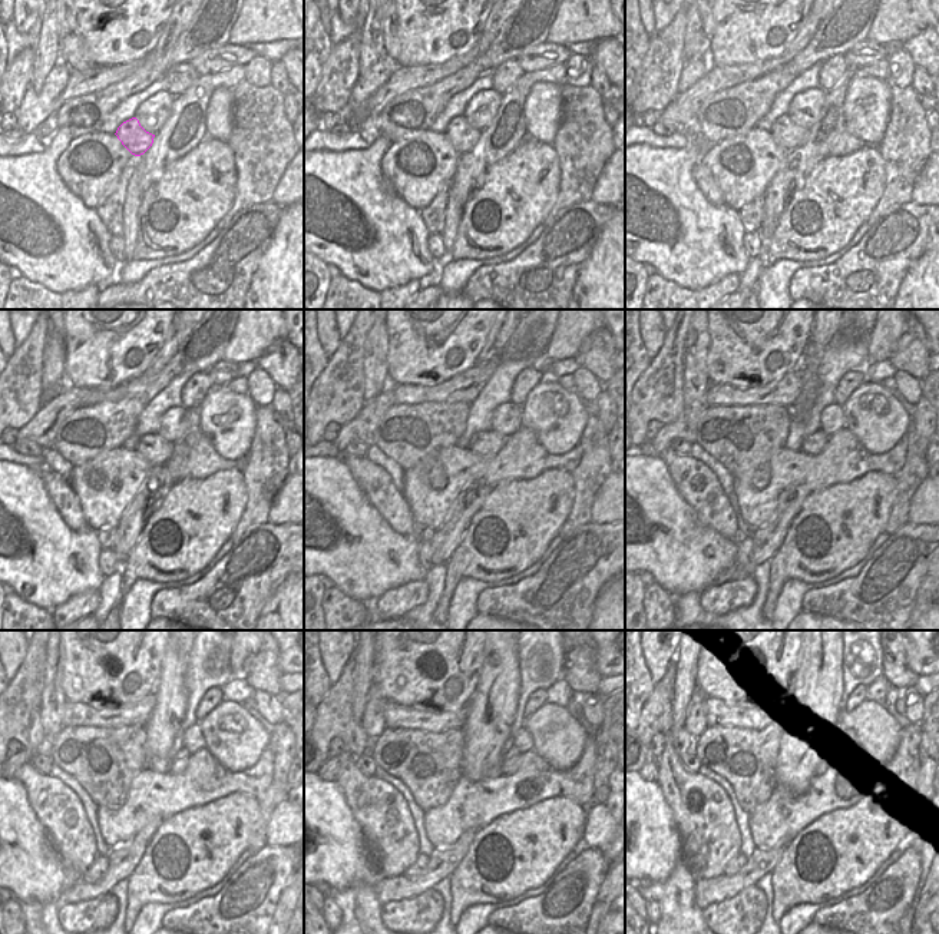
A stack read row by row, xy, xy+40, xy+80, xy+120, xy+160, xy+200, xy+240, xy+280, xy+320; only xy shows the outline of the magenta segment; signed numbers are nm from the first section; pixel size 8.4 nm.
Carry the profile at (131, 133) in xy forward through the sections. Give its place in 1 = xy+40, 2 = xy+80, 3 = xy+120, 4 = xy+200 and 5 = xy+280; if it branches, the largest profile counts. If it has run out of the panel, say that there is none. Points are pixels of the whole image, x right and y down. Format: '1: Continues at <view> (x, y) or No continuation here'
1: Continues at xy+40 (462, 136)
2: Continues at xy+80 (787, 135)
3: Continues at xy+120 (152, 447)
4: Continues at xy+200 (813, 444)
5: Continues at xy+280 (509, 764)

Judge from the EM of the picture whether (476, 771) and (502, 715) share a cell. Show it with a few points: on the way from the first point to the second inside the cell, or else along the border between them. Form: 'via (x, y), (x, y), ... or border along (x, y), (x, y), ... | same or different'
via (480, 757), (483, 735), (488, 729) | same

